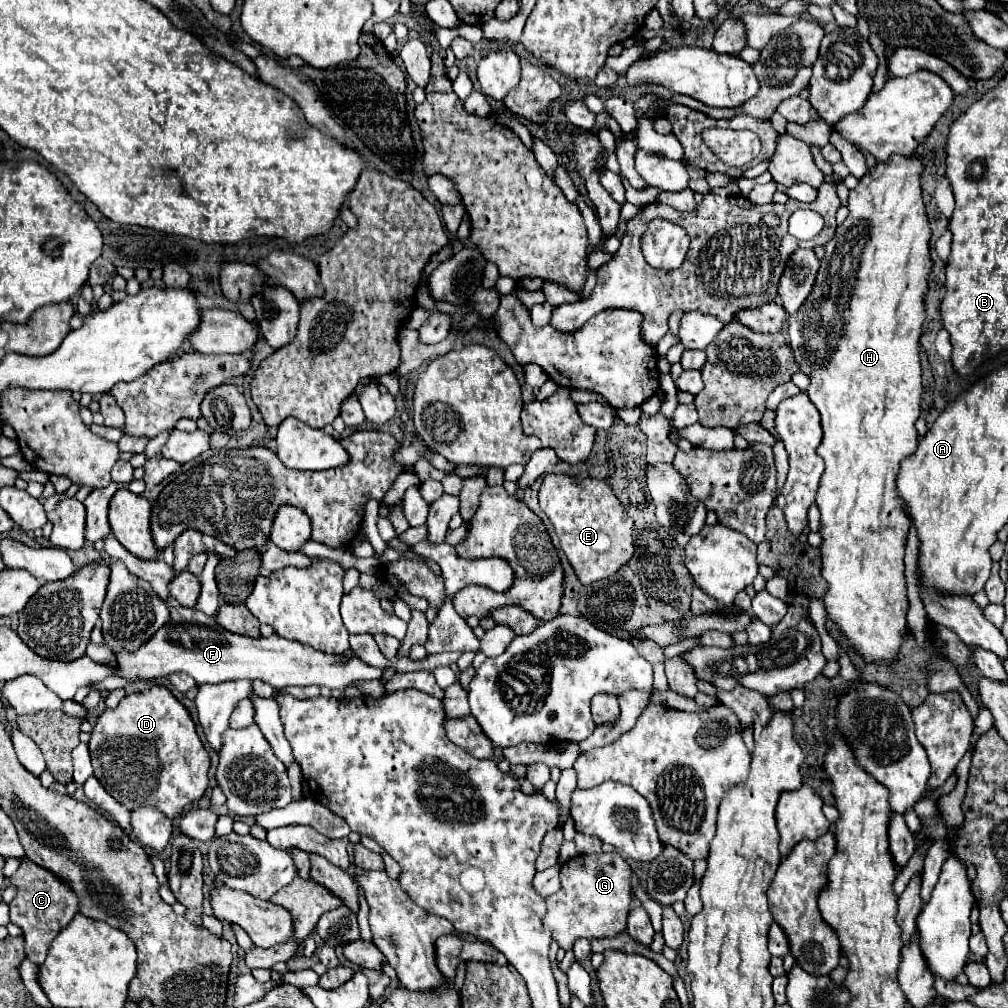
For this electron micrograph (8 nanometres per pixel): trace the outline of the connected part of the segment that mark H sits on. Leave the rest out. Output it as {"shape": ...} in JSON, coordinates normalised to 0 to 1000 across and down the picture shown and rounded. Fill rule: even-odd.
{"shape":[[[884,154],[880,162],[870,162],[860,174],[852,178],[852,184],[842,189],[842,215],[830,225],[828,235],[824,237],[822,243],[818,243],[818,253],[814,257],[814,267],[811,271],[811,279],[807,283],[805,295],[795,303],[795,309],[791,313],[783,314],[783,330],[785,330],[785,344],[791,360],[795,362],[795,368],[805,374],[805,382],[801,386],[805,400],[811,404],[814,410],[814,420],[816,420],[816,438],[811,443],[811,449],[818,457],[818,469],[814,471],[814,481],[811,487],[811,503],[814,507],[814,531],[816,531],[816,541],[814,541],[814,555],[816,555],[816,572],[820,576],[820,586],[818,586],[818,602],[822,614],[830,616],[834,626],[840,630],[842,640],[850,644],[858,652],[860,658],[878,658],[890,654],[892,642],[894,642],[894,632],[900,624],[900,588],[898,588],[898,570],[896,570],[896,551],[898,551],[898,535],[902,529],[902,513],[898,513],[896,507],[896,495],[888,483],[890,467],[894,463],[894,457],[904,451],[910,443],[910,426],[908,418],[912,414],[912,400],[914,400],[914,324],[918,320],[918,293],[920,293],[920,277],[926,267],[926,257],[924,257],[924,225],[916,201],[916,188],[914,188],[914,172],[916,172],[916,154]]]}

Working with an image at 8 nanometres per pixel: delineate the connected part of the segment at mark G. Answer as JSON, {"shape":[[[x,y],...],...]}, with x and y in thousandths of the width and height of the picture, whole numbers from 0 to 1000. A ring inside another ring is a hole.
{"shape":[[[610,844],[580,848],[574,866],[563,866],[563,860],[557,860],[557,882],[543,890],[541,908],[541,918],[549,924],[549,932],[557,941],[568,941],[568,936],[574,930],[584,934],[602,932],[622,922],[620,916],[626,900],[626,868],[628,864],[624,856]]]}

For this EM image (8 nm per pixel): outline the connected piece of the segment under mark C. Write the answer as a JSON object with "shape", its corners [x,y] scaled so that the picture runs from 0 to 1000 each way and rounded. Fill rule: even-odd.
{"shape":[[[21,858],[11,870],[11,876],[19,880],[17,890],[11,894],[11,914],[23,922],[27,951],[41,957],[45,953],[49,936],[78,906],[78,888],[68,876],[39,858]]]}

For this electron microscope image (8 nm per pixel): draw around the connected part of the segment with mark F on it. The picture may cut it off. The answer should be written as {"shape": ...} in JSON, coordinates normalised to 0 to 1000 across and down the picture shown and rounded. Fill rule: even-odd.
{"shape":[[[170,598],[170,616],[160,622],[144,638],[144,642],[138,642],[132,650],[116,650],[118,658],[118,670],[124,674],[156,674],[156,672],[168,672],[170,668],[186,668],[189,670],[197,680],[201,678],[219,678],[219,676],[231,676],[231,674],[259,674],[273,684],[281,682],[326,682],[340,686],[342,682],[358,676],[370,676],[378,673],[380,664],[368,662],[356,652],[342,652],[342,650],[328,650],[311,644],[309,640],[301,640],[299,636],[283,634],[275,628],[269,632],[245,632],[235,630],[225,624],[221,624],[211,612],[188,604],[182,600]]]}

